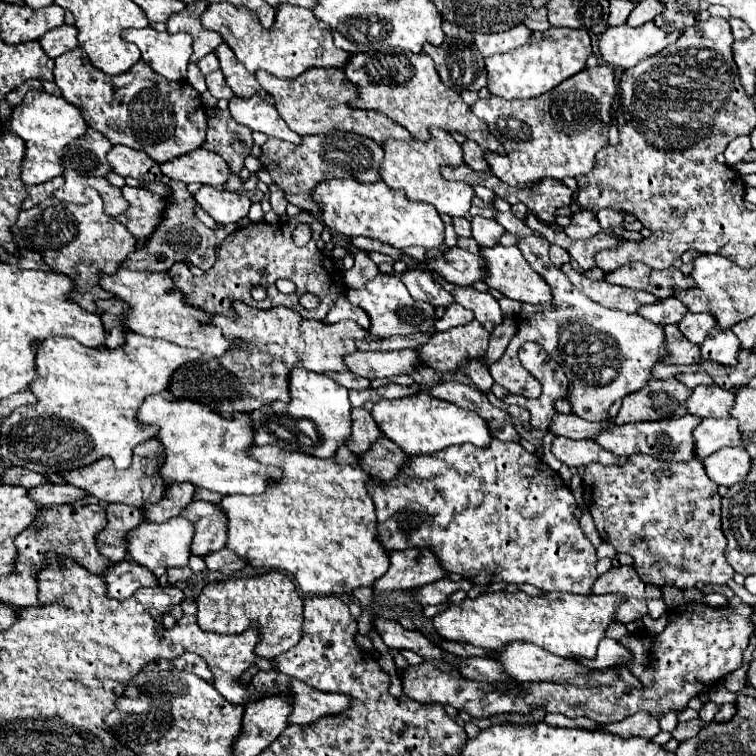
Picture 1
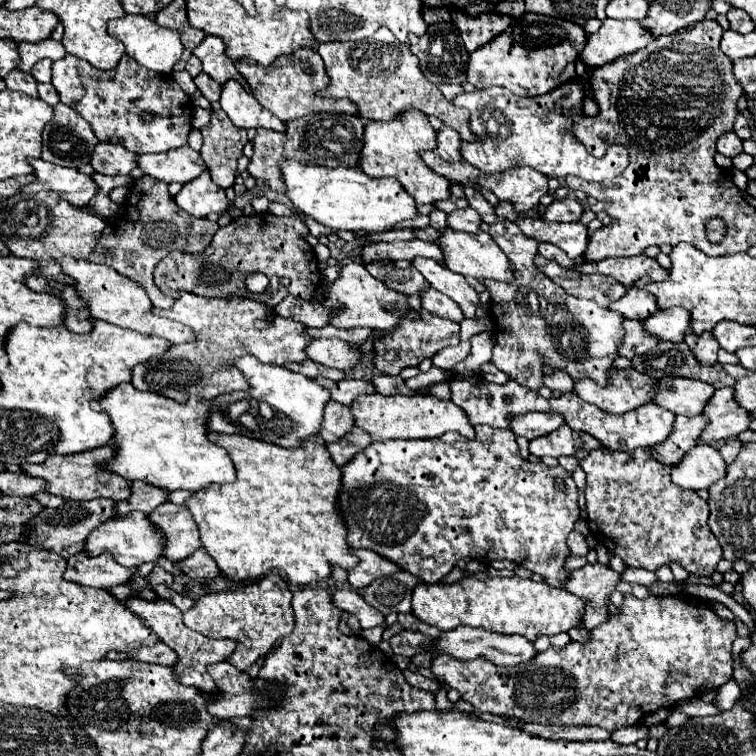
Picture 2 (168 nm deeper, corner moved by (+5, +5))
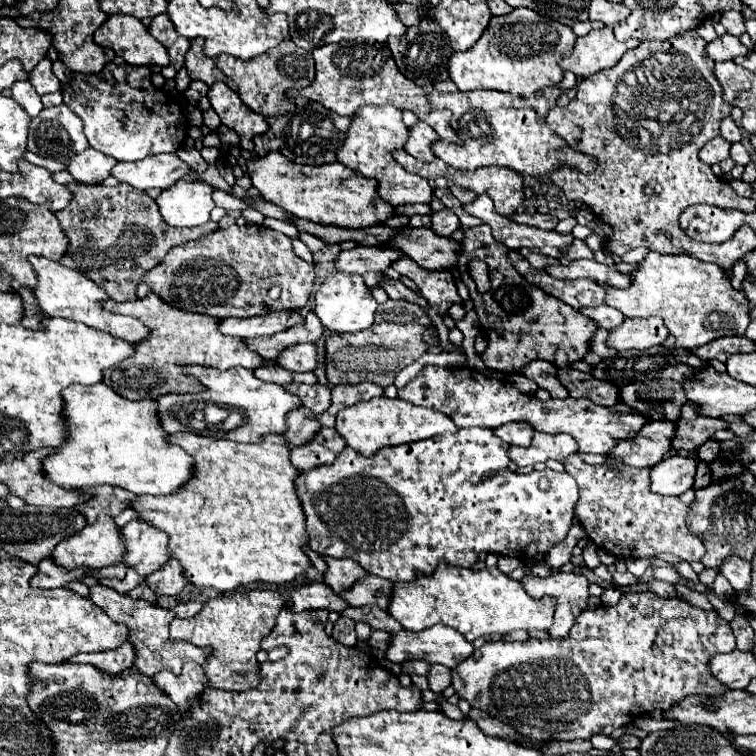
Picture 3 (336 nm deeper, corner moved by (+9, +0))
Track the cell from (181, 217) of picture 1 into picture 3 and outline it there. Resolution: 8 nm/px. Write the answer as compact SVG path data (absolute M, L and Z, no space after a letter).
M69 182L65 186L73 198L69 206L55 214L69 240L69 246L59 262L101 284L107 296L115 302L135 300L135 290L141 276L155 268L173 246L197 240L199 236L217 230L215 222L207 222L195 228L169 228L161 220L155 200L149 198L143 190L131 188L127 184L105 188Z

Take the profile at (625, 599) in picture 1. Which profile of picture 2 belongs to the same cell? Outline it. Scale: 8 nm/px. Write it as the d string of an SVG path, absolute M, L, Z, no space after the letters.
M587 563L585 567L573 571L573 579L569 579L569 587L565 589L587 601L585 623L581 623L581 627L593 629L609 619L611 613L607 611L605 601L611 597L619 581L621 575L603 563Z

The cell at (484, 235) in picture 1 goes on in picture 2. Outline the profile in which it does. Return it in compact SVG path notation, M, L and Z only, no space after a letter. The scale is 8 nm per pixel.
M467 207L467 209L457 209L453 213L447 215L449 227L455 231L465 231L465 233L477 233L479 225L481 225L481 217L475 209Z

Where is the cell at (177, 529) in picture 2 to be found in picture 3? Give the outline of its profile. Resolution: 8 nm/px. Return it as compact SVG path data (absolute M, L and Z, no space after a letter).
M131 520L125 528L121 528L121 538L125 542L125 556L121 564L133 568L139 576L149 576L169 556L165 556L165 536L153 532L149 524L141 524L139 520Z

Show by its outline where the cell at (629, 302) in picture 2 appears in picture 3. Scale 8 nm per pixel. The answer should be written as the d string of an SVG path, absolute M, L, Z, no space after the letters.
M607 304L597 306L597 308L581 308L579 312L581 312L585 318L593 320L599 328L605 328L605 330L617 328L617 324L621 324L621 320L623 320L621 312L617 312L615 308L609 308Z

